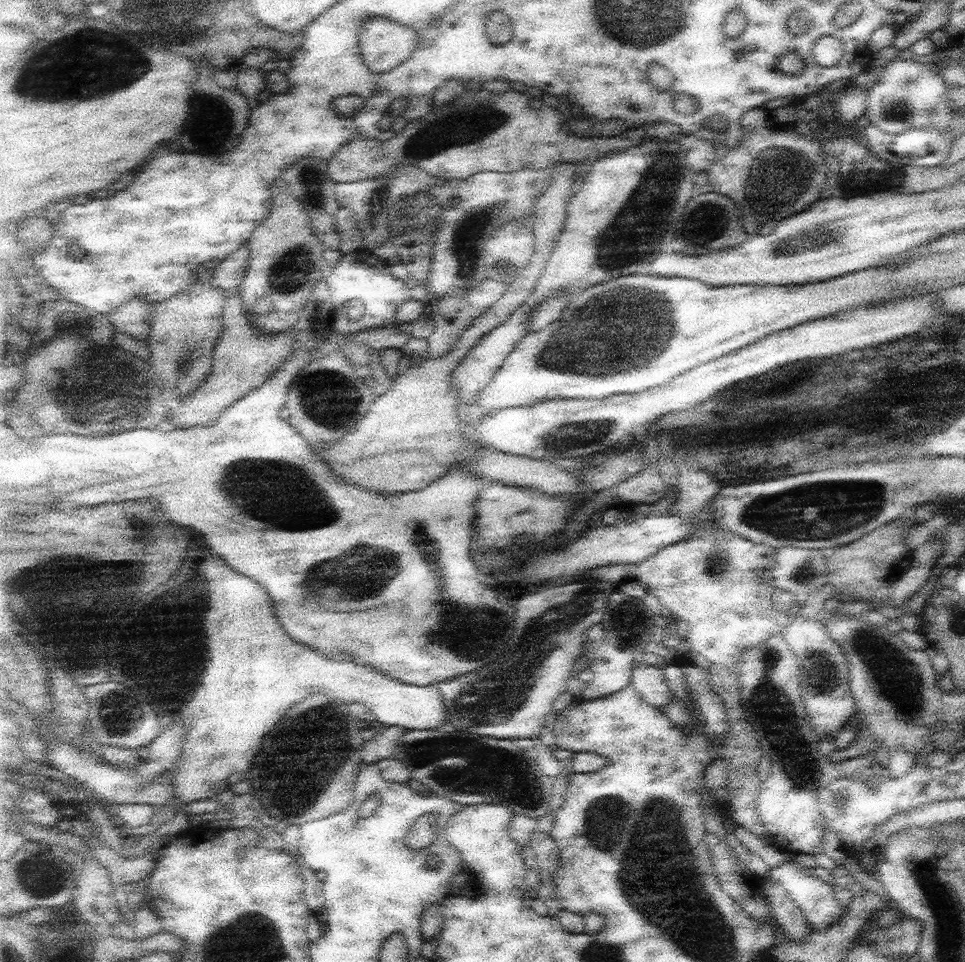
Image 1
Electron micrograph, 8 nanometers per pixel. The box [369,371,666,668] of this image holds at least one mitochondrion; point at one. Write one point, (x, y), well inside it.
(570, 438)

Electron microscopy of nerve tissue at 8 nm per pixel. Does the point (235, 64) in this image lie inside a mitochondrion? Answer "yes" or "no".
no

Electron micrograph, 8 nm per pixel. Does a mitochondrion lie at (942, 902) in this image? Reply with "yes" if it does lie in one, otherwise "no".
yes

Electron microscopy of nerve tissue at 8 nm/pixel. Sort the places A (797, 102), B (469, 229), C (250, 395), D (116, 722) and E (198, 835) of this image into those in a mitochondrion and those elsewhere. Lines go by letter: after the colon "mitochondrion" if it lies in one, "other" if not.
A: other
B: mitochondrion
C: other
D: mitochondrion
E: other

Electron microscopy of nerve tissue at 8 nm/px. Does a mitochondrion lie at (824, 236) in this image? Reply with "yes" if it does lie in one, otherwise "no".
yes

